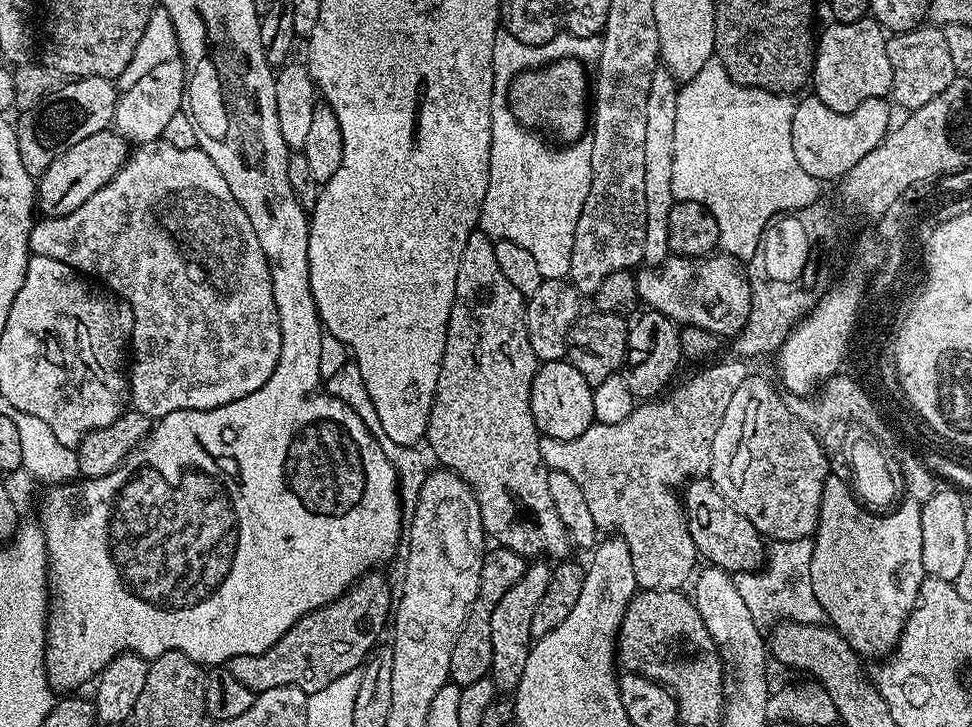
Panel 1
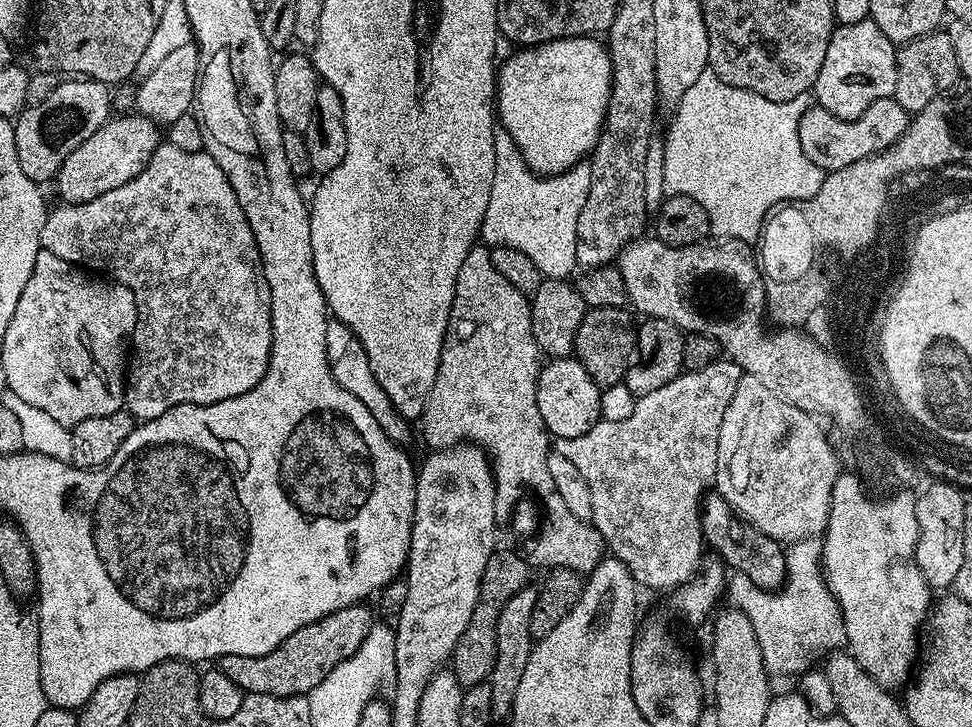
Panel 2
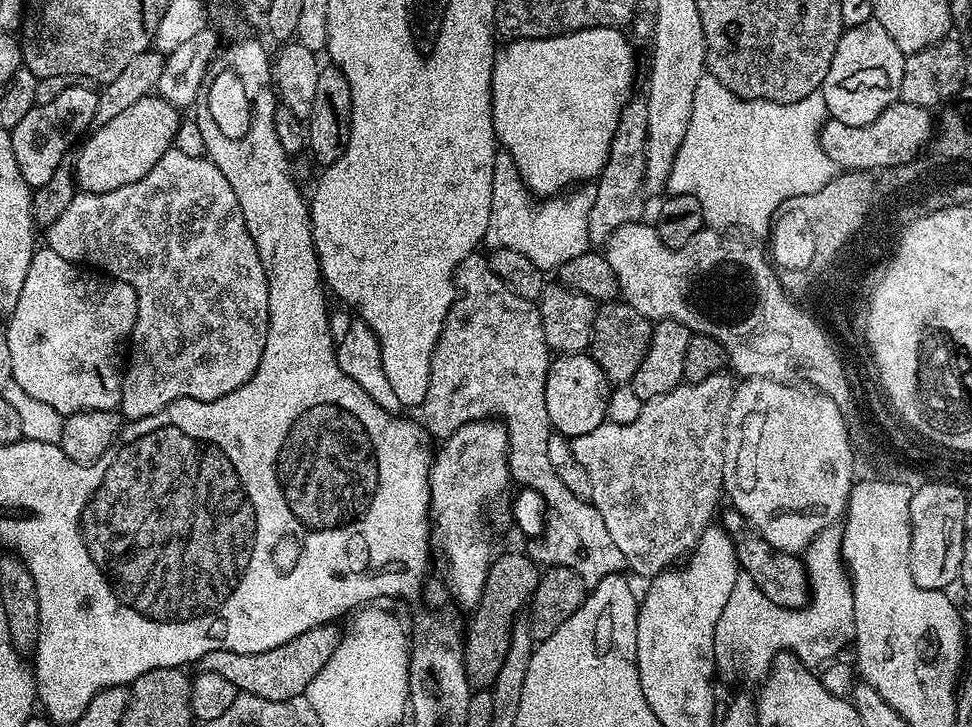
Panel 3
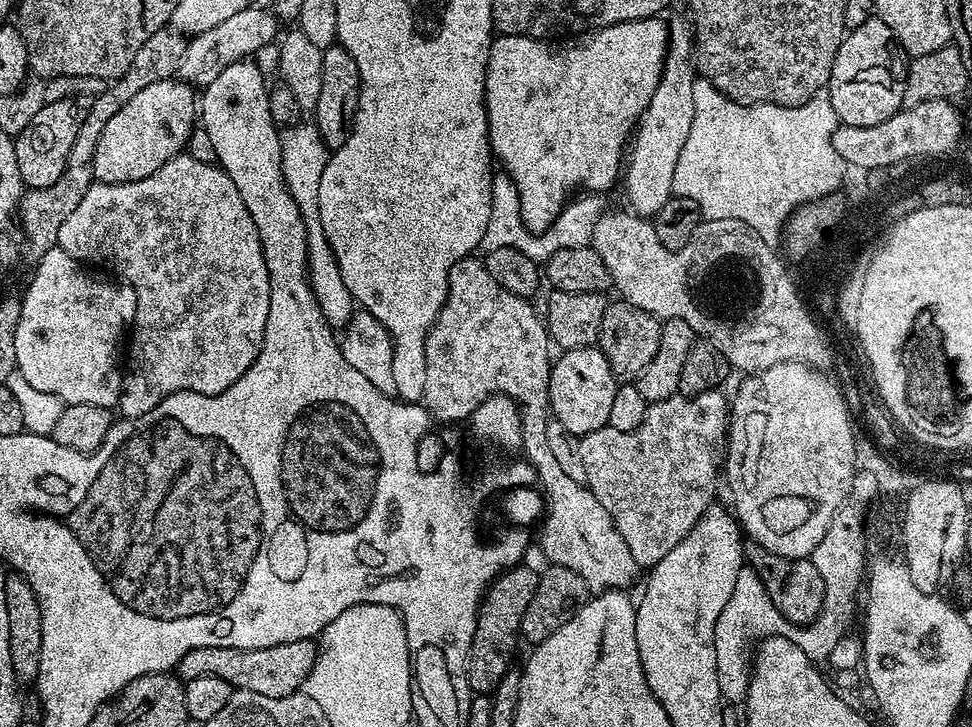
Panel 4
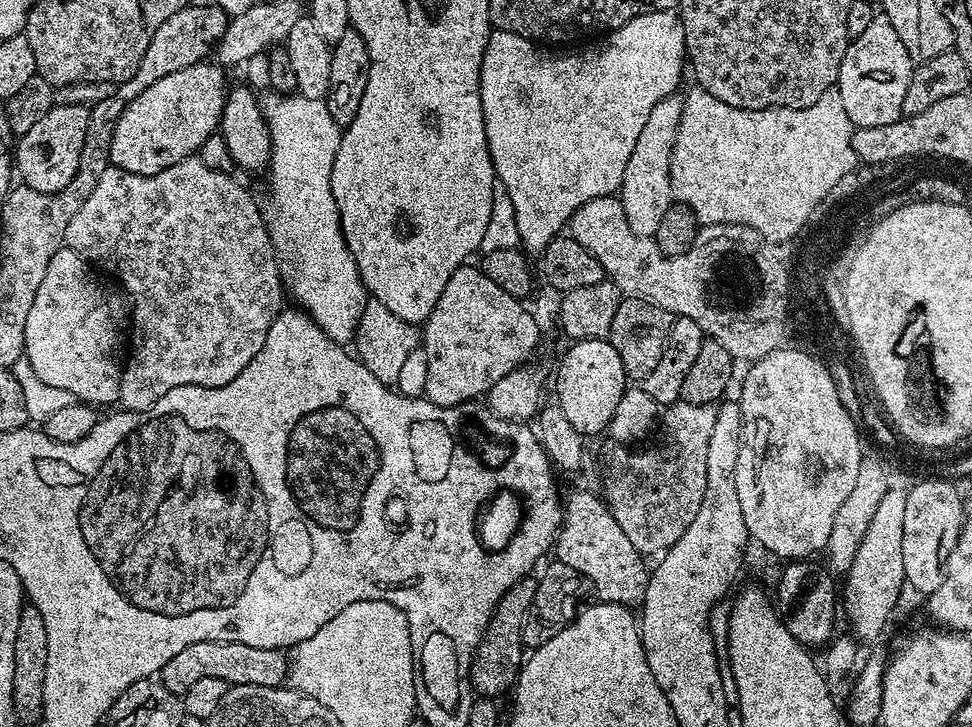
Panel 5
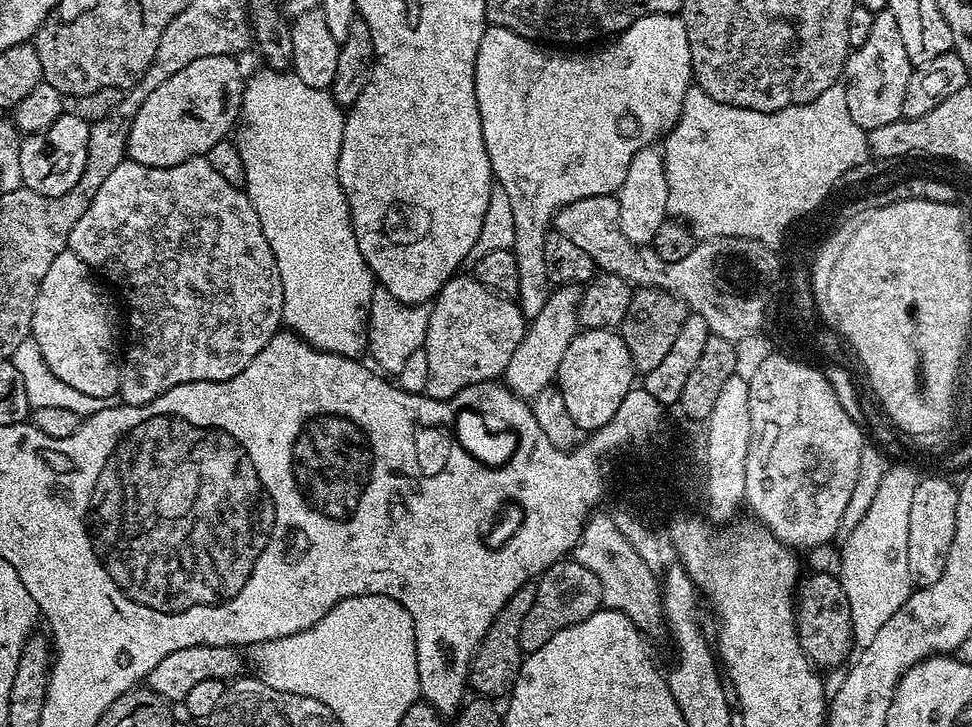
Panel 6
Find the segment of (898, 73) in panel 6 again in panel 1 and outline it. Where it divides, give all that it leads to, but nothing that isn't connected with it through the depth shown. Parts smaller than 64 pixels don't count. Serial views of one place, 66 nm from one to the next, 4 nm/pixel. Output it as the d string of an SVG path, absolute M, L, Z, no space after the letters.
M872 18L854 22L832 22L829 25L824 33L822 31L819 33L816 42L816 61L812 64L810 77L810 88L814 95L822 102L826 102L830 110L839 112L854 110L854 106L866 102L866 98L887 97L892 90L892 71L885 29Z

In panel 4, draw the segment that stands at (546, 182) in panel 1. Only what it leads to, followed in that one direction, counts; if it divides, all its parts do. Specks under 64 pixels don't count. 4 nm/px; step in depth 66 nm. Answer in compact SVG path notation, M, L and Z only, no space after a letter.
M500 170L492 177L492 205L490 222L486 222L486 234L482 234L480 248L485 253L490 250L513 248L537 262L547 262L555 252L583 248L591 241L594 222L605 211L605 197L600 194L580 194L565 204L558 218L544 232L531 232L522 222L522 210L518 202L518 190L507 172Z

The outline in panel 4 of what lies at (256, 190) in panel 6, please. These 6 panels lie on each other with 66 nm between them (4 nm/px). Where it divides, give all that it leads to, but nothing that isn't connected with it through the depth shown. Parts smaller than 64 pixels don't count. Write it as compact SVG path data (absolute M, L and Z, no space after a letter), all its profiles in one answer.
M297 122L283 129L280 137L282 146L282 174L294 202L308 221L308 281L316 295L318 306L328 323L333 326L347 325L352 319L354 301L346 282L342 282L342 274L338 270L338 262L334 258L332 248L328 244L326 234L320 225L320 217L316 211L318 186L322 182L322 170L326 170L326 162L330 150L320 137L315 123Z

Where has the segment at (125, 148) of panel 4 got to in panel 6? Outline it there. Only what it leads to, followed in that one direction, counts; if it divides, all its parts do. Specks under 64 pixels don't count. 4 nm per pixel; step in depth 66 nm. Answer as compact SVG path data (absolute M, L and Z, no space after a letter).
M235 55L207 56L198 58L198 62L190 62L190 66L178 70L174 78L166 78L158 90L142 102L138 114L128 126L127 159L151 168L178 166L178 162L186 162L195 156L207 157L210 146L218 146L229 135L228 131L237 127L242 116L244 103L245 73L240 73L240 64Z

